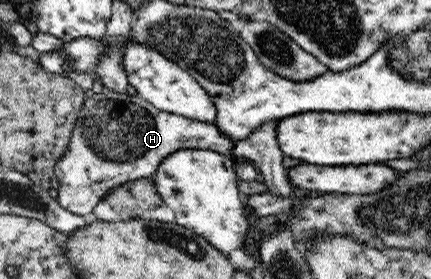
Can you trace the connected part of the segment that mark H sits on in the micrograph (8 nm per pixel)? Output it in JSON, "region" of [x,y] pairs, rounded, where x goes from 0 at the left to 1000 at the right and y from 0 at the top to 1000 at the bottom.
{"region":[[[241,319],[195,358],[174,423],[160,523],[128,595],[139,652],[137,735],[167,767],[206,774],[262,674],[297,645],[353,631],[397,545],[466,530],[527,556],[550,505],[510,480],[494,444],[369,394],[323,341]]]}

